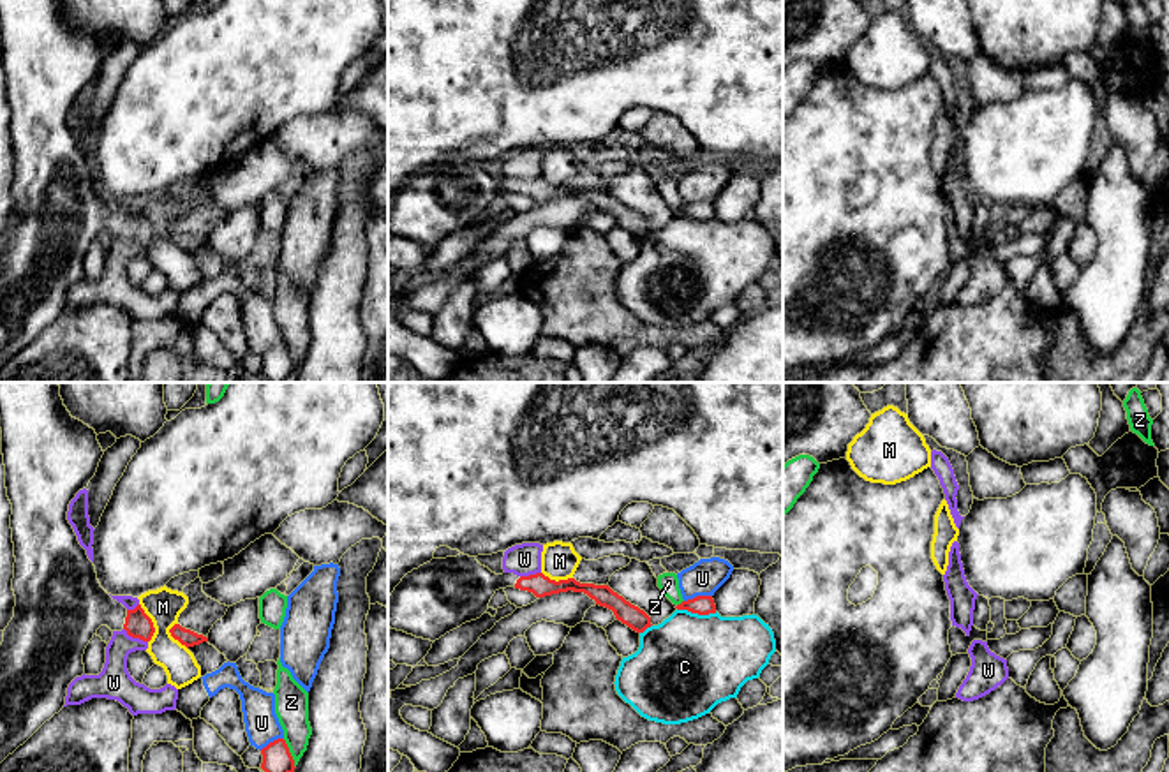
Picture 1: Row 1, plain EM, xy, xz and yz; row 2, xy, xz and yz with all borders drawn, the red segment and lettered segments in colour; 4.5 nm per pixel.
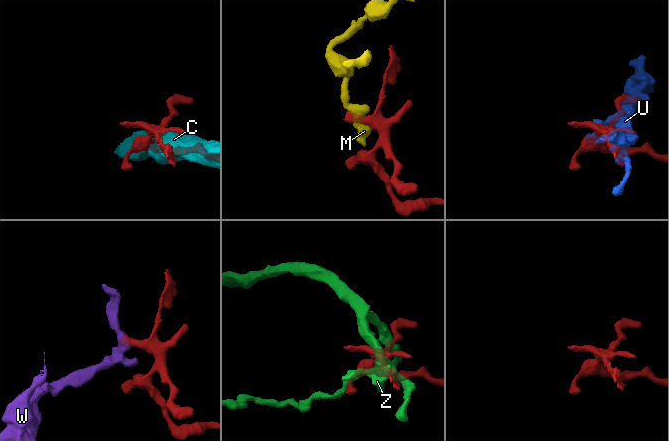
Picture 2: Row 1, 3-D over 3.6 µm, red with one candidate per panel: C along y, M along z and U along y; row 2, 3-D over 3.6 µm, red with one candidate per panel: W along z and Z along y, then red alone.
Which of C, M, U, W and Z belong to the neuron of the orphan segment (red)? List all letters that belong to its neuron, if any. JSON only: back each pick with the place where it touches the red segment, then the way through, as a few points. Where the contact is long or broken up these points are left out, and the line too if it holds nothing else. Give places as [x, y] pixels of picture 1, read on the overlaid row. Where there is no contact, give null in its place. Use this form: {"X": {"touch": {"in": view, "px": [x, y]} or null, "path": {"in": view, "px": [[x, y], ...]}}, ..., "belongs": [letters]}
{"belongs": []}

